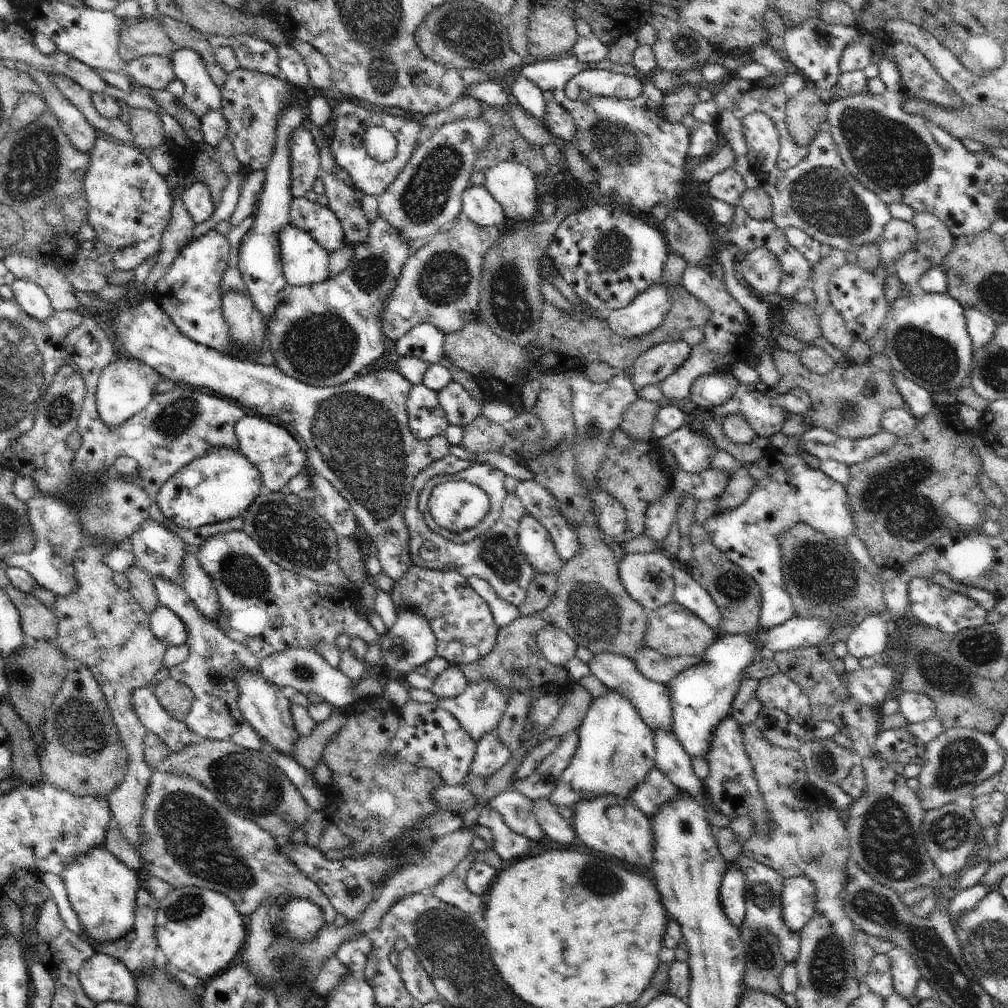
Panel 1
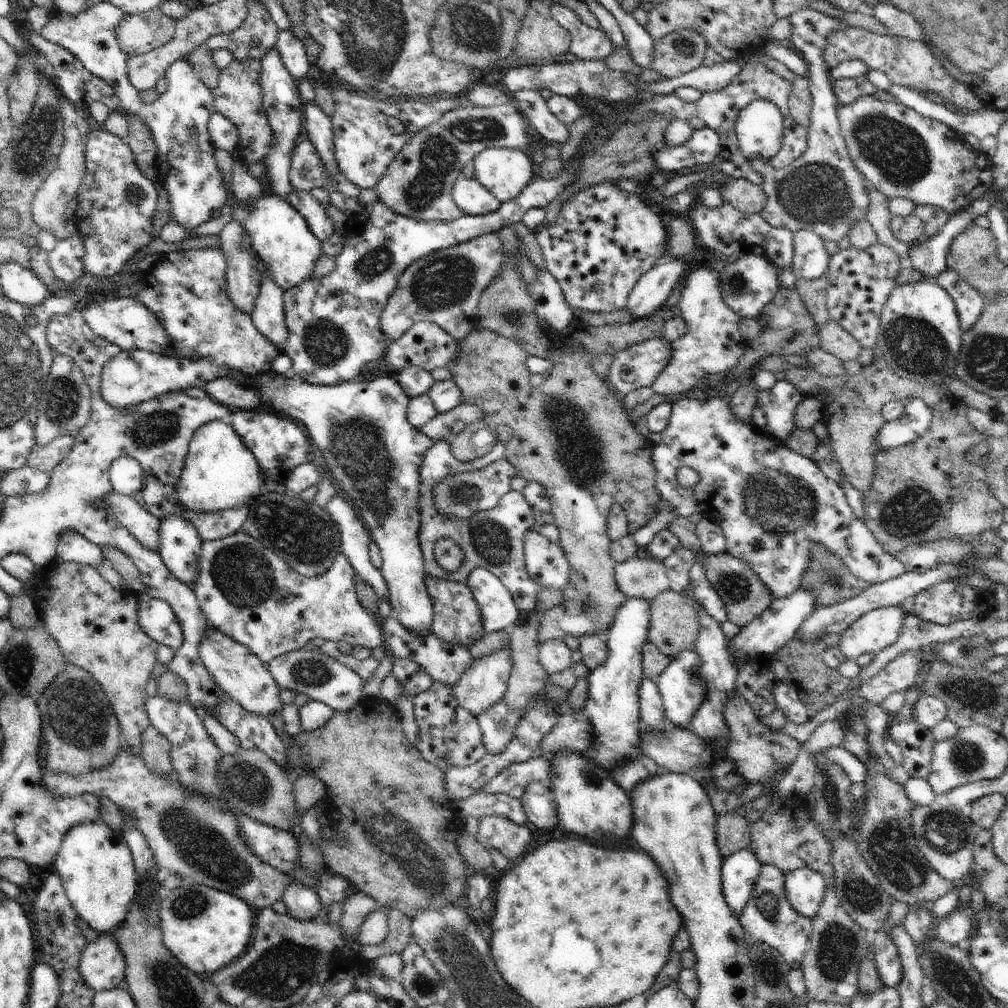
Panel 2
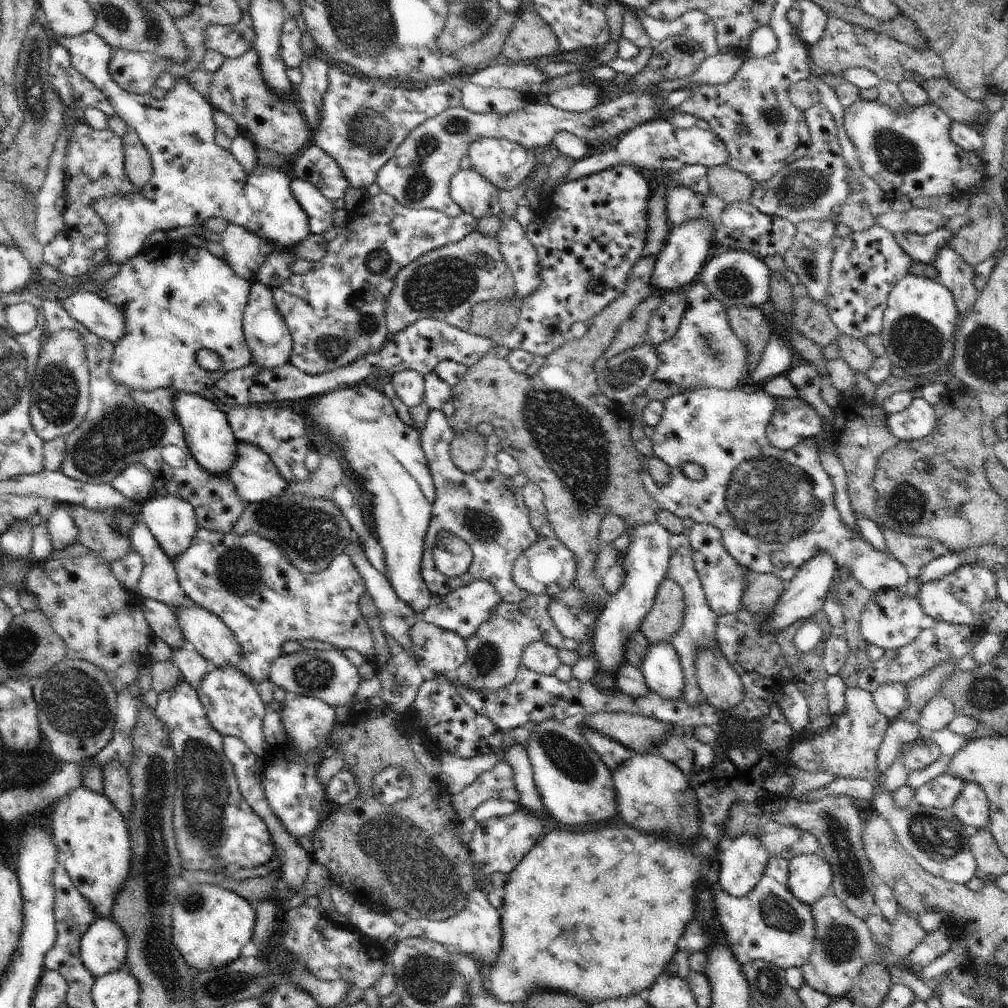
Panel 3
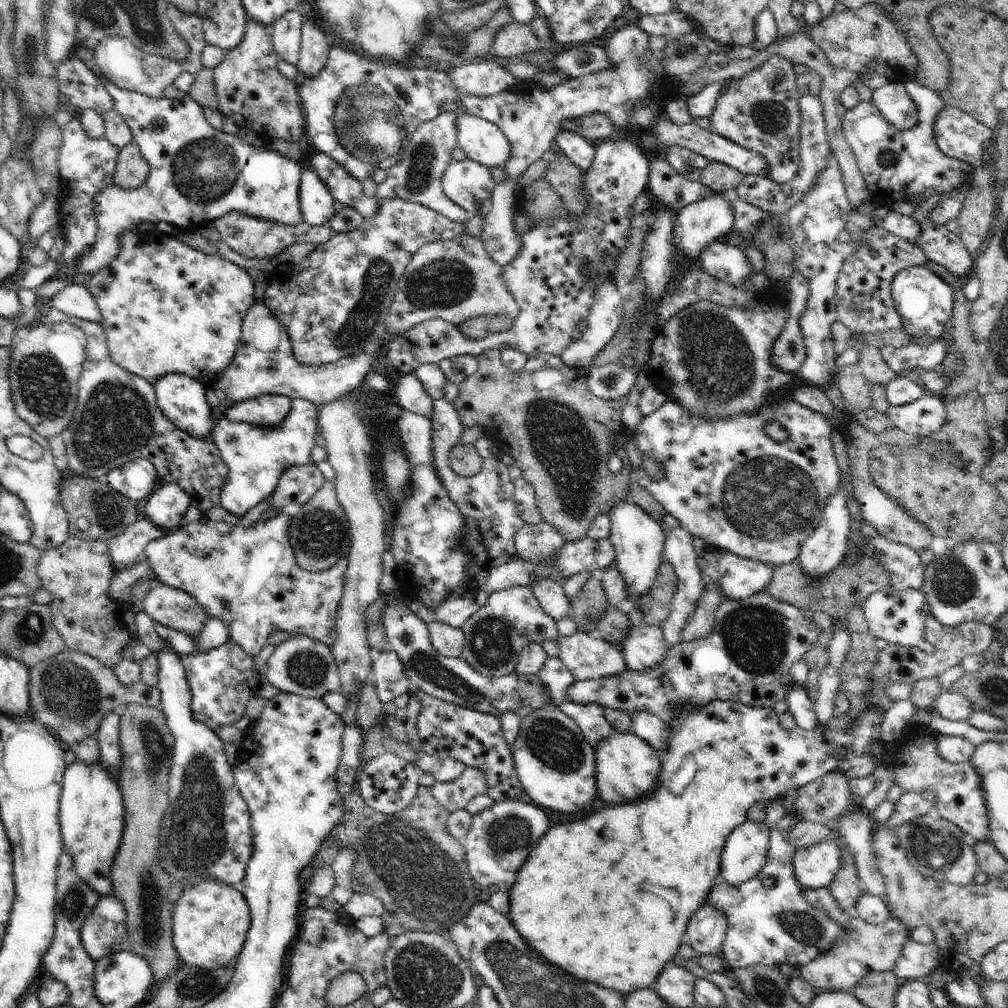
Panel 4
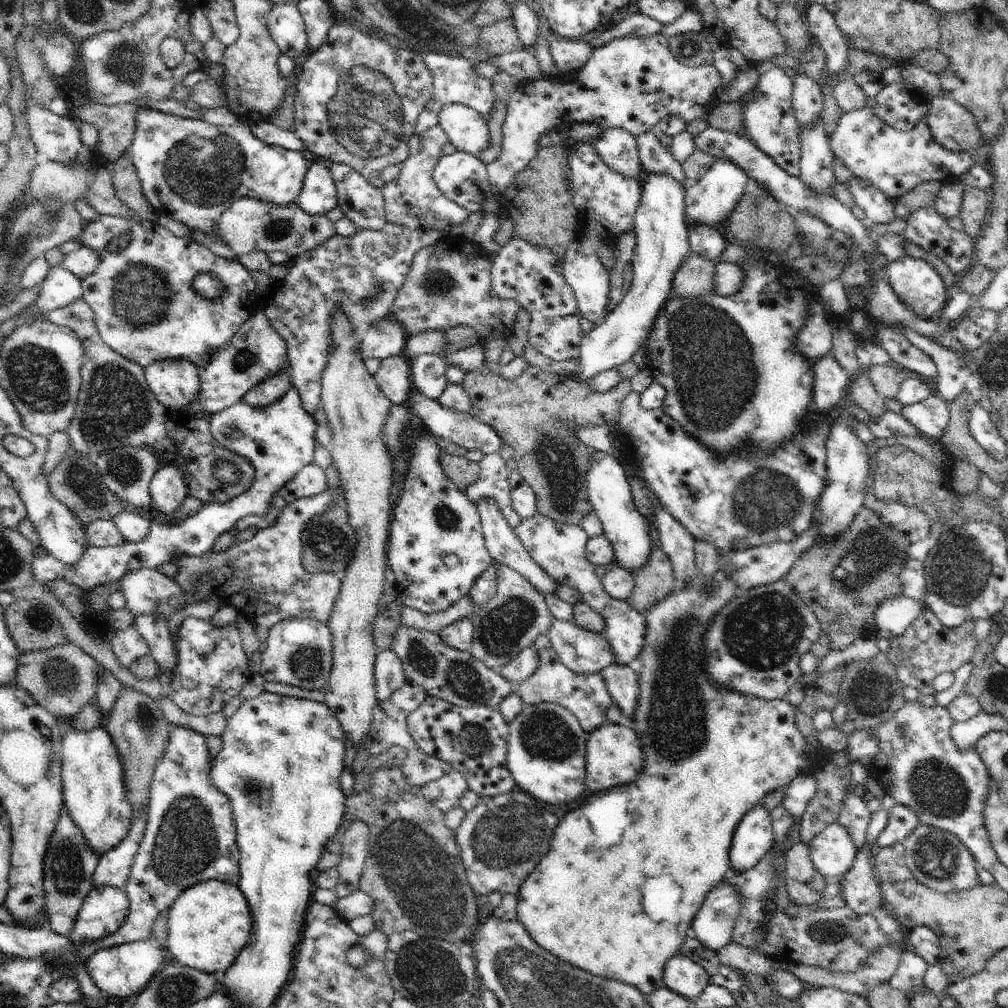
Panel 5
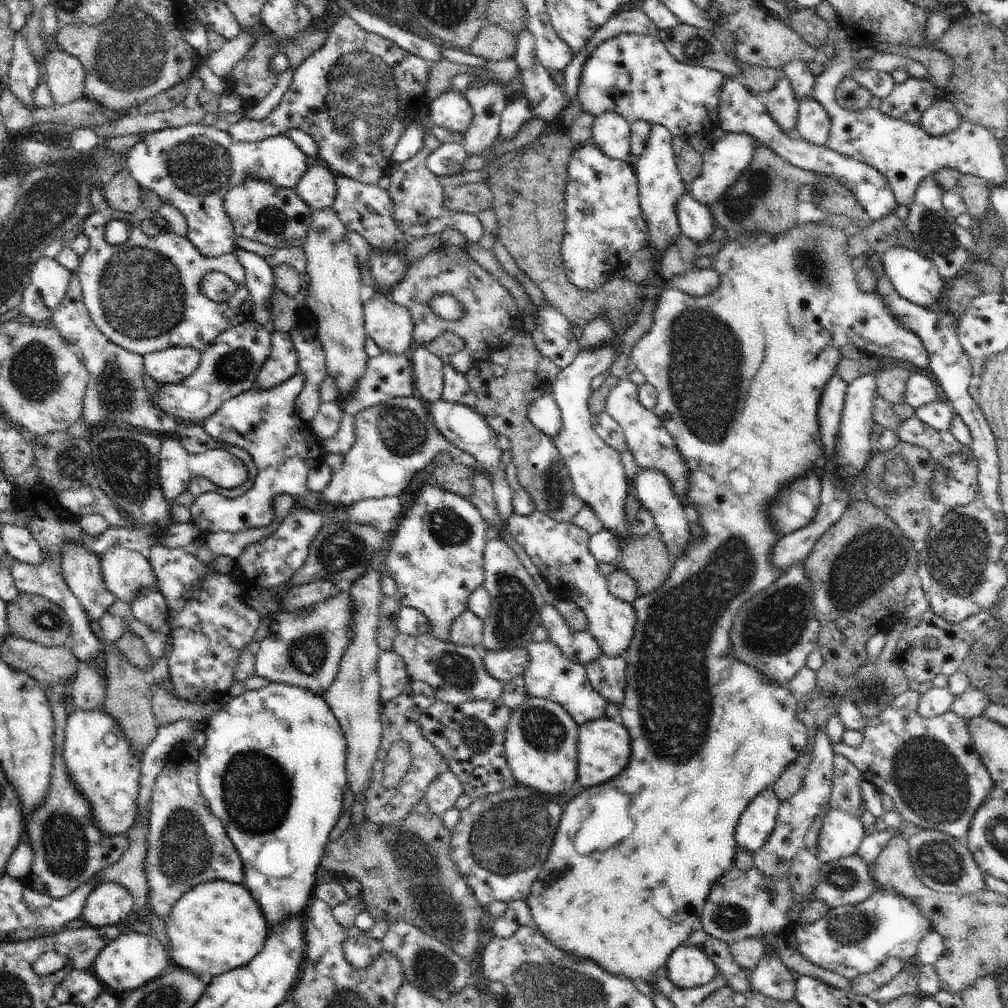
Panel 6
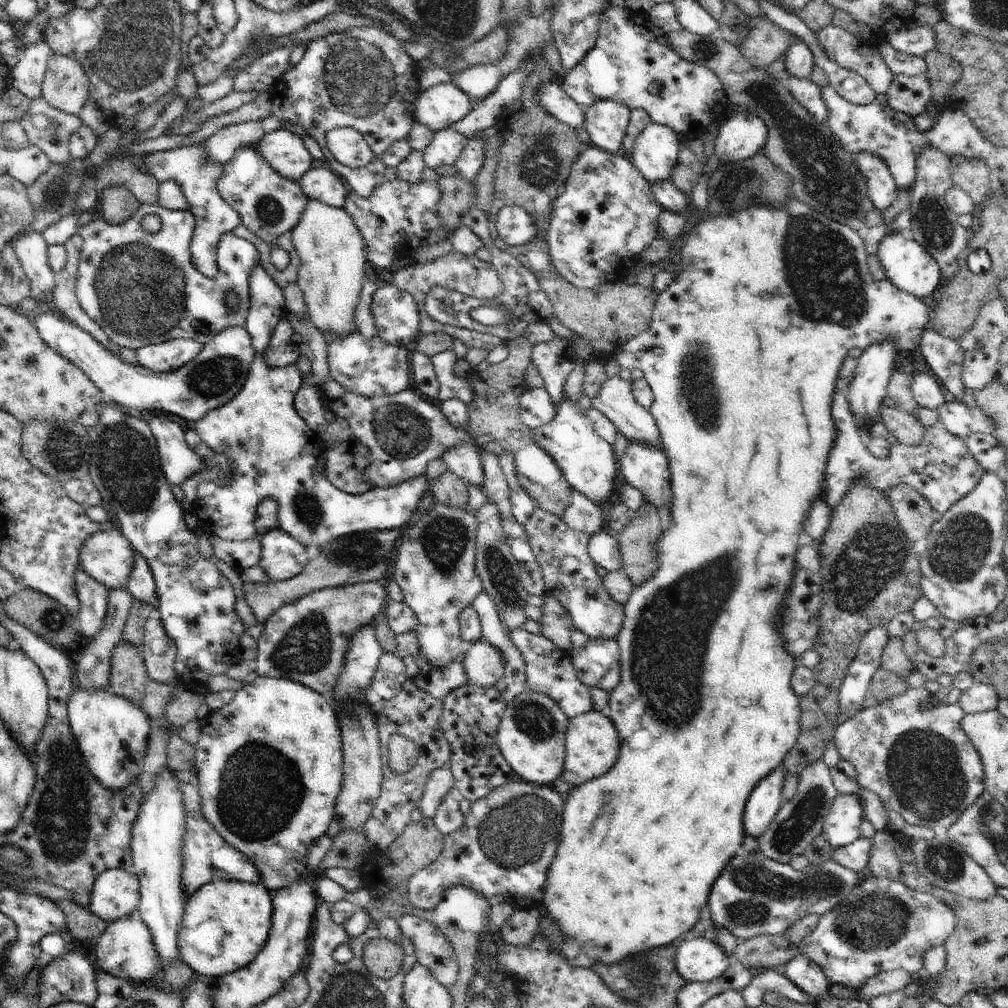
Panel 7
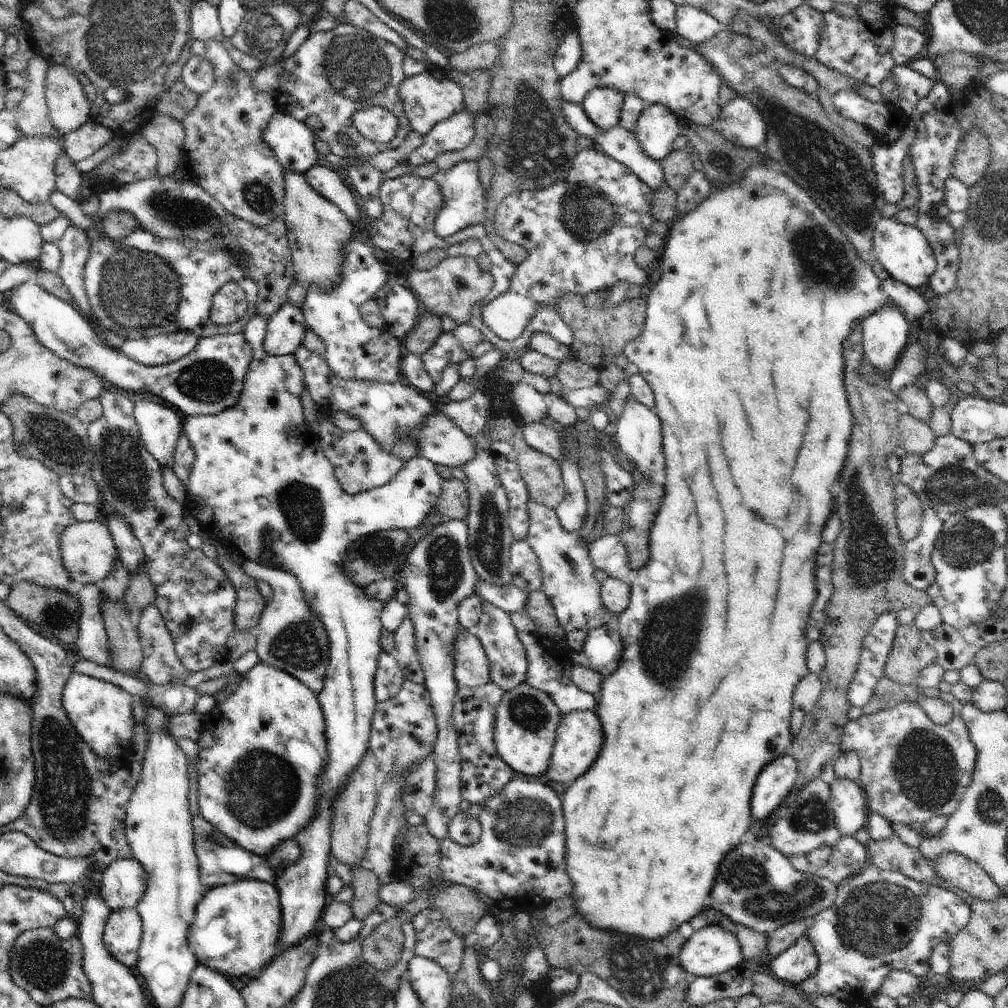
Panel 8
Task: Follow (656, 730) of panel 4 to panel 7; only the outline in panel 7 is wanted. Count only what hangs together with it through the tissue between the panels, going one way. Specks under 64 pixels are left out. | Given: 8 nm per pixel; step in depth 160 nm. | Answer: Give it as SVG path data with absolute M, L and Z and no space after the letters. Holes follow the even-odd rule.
M589 638L583 648L568 651L580 682L610 693L620 682L621 651L617 638Z

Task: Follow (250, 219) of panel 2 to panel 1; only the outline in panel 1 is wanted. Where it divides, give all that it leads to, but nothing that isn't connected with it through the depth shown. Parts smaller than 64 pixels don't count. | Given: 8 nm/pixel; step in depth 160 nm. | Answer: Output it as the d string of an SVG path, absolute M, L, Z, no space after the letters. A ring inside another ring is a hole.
M288 224L280 233L279 241L284 278L288 285L310 286L330 278L329 252L307 232Z

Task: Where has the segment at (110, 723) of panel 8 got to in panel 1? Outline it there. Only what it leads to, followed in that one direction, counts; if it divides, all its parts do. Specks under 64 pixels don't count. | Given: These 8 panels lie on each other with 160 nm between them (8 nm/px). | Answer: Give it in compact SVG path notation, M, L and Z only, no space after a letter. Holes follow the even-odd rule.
M102 845L93 848L89 853L86 853L86 856L77 857L63 870L61 875L67 888L69 901L82 925L82 932L88 937L91 937L95 946L96 943L103 945L105 942L109 942L114 945L122 942L124 936L134 928L134 909L139 889L136 872L128 868L123 862L120 862L120 860Z

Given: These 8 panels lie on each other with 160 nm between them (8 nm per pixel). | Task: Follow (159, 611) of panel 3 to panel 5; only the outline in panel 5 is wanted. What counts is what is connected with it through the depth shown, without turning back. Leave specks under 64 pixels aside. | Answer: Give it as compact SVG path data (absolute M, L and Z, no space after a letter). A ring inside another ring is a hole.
M188 617L181 623L177 636L178 664L170 686L165 689L166 696L189 715L203 717L220 713L254 674L248 667L249 656L244 653L236 622L225 628L215 628L210 620Z

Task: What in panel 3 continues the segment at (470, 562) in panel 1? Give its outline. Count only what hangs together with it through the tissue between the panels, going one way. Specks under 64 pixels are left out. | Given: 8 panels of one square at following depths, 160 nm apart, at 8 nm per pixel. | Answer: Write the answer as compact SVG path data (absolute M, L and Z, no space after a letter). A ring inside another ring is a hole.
M439 410L429 412L421 430L421 447L433 478L435 501L432 520L425 534L421 562L424 582L433 595L449 598L457 588L478 579L486 579L494 584L504 601L522 602L532 594L513 581L512 571L516 559L540 538L530 524L530 509L526 506L521 490L499 469L497 453L501 449L501 443L497 434L491 437L489 453L484 456L482 466L470 475L461 471L450 458L449 446L455 435L450 418ZM440 531L450 531L453 535L458 535L473 550L473 561L462 576L448 578L436 568L433 552Z

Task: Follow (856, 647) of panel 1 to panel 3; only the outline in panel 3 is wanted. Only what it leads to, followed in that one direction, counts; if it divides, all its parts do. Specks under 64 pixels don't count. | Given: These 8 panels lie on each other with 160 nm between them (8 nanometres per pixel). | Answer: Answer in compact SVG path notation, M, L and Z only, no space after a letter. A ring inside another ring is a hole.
M905 588L884 589L874 593L872 600L865 606L859 618L859 629L862 638L868 644L876 644L878 648L899 649L910 644L921 632L920 620L925 612L917 598L905 594Z

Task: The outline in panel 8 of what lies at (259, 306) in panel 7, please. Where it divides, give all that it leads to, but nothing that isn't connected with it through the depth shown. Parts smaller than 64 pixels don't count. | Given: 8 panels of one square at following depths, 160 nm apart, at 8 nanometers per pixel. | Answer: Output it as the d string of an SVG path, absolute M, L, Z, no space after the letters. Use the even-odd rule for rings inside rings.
M256 314L249 322L246 324L246 327L243 330L245 340L248 342L250 348L253 351L253 358L250 364L250 370L244 380L244 392L236 406L224 412L216 415L197 415L186 417L184 422L182 422L182 435L188 438L188 442L192 444L192 450L194 451L194 464L192 464L192 472L190 472L190 479L188 482L187 494L189 496L186 509L198 520L198 523L201 527L201 533L205 537L210 537L218 539L226 547L232 548L243 556L247 560L252 560L256 564L264 564L264 560L270 560L270 567L272 562L280 564L280 570L296 576L298 580L299 587L302 588L302 594L304 598L308 600L310 604L310 610L318 614L320 622L324 624L326 632L328 634L329 640L329 662L327 665L324 687L322 691L317 695L320 708L322 708L322 714L326 718L326 728L324 728L324 734L326 734L326 744L328 744L328 768L324 772L324 776L320 778L320 788L322 792L318 792L318 804L316 804L316 812L312 816L312 820L302 828L302 832L298 832L298 836L294 836L294 840L300 844L302 852L300 852L300 857L296 862L292 862L290 865L285 865L279 871L279 875L276 879L275 888L280 894L280 904L282 904L282 928L280 928L280 940L278 940L278 946L276 946L276 957L282 956L288 948L295 948L296 944L300 944L300 940L306 940L310 936L310 932L314 932L315 929L318 929L321 925L320 921L322 919L324 910L326 907L326 894L327 894L327 880L330 876L332 867L329 864L329 855L331 852L331 838L332 838L332 804L336 800L336 796L340 796L340 792L344 792L346 784L348 784L348 776L352 776L352 772L356 770L356 766L360 764L362 756L368 752L369 749L369 737L371 736L371 723L372 718L375 714L375 707L377 702L375 700L373 692L373 683L375 678L375 673L377 672L377 662L382 654L382 648L380 645L381 633L383 630L382 624L380 622L380 614L384 609L385 603L376 600L376 598L371 598L364 594L364 587L359 586L358 584L352 584L352 580L348 578L346 572L344 572L344 554L348 552L348 548L351 547L354 540L358 540L360 536L375 534L376 532L384 532L393 529L401 530L410 530L412 528L417 528L422 524L423 520L428 516L430 510L437 505L439 500L440 492L442 492L442 484L444 479L438 474L436 470L437 466L434 462L430 462L426 458L414 456L412 460L408 460L405 463L403 468L390 480L387 484L380 486L379 488L374 488L370 491L364 491L359 495L348 495L340 487L340 482L336 478L334 473L334 468L332 464L328 461L328 458L324 455L322 448L318 444L319 436L314 434L308 424L306 424L306 418L304 418L303 407L302 407L302 392L304 388L307 388L305 384L305 377L302 368L296 362L296 358L293 354L283 355L283 356L271 356L268 352L264 351L263 341L266 335L266 326L268 326L268 317L260 316Z

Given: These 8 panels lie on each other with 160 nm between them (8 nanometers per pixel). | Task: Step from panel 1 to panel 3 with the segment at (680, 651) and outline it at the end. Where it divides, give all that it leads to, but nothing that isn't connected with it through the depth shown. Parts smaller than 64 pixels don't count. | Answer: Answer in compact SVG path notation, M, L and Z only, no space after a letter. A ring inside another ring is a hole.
M670 577L660 583L654 604L640 625L640 631L651 644L670 643L677 635L684 622L683 596L682 587Z

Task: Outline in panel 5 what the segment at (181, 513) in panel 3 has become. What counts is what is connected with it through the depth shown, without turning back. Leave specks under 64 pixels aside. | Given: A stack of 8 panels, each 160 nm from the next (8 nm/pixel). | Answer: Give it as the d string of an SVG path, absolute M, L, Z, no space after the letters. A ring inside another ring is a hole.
M174 464L160 466L149 482L149 491L152 497L151 510L165 515L176 512L189 493L187 480Z

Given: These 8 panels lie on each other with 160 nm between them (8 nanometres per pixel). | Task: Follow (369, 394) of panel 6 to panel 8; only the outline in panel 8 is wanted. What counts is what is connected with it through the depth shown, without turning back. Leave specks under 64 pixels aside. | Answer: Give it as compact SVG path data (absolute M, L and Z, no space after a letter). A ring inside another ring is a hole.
M350 240L344 244L342 280L330 292L314 284L306 286L306 300L300 306L307 329L312 330L325 343L324 360L332 372L343 380L376 380L396 383L402 379L401 359L405 351L403 340L396 339L385 328L372 328L362 319L359 308L374 299L376 292L388 281L389 265L375 258L371 244Z

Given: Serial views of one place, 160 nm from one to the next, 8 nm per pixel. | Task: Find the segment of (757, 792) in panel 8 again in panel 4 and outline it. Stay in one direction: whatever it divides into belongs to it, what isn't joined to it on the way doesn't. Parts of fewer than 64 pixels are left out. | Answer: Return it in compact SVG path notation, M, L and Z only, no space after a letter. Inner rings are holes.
M746 820L728 836L721 856L721 875L728 884L740 886L760 872L768 857L770 834L771 829L765 823Z

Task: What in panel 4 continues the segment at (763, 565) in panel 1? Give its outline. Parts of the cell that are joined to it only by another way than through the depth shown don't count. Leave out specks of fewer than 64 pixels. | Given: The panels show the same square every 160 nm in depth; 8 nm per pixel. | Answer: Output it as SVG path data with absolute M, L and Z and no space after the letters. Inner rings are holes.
M788 398L764 404L758 414L738 414L720 420L694 416L676 400L669 399L656 412L643 416L634 430L636 447L643 456L662 464L664 478L653 481L644 476L637 482L693 537L735 556L783 566L798 558L804 542L820 524L824 504L840 485L841 471L832 449L832 432L834 428L826 416ZM770 422L778 422L788 432L788 440L774 442L764 430Z

